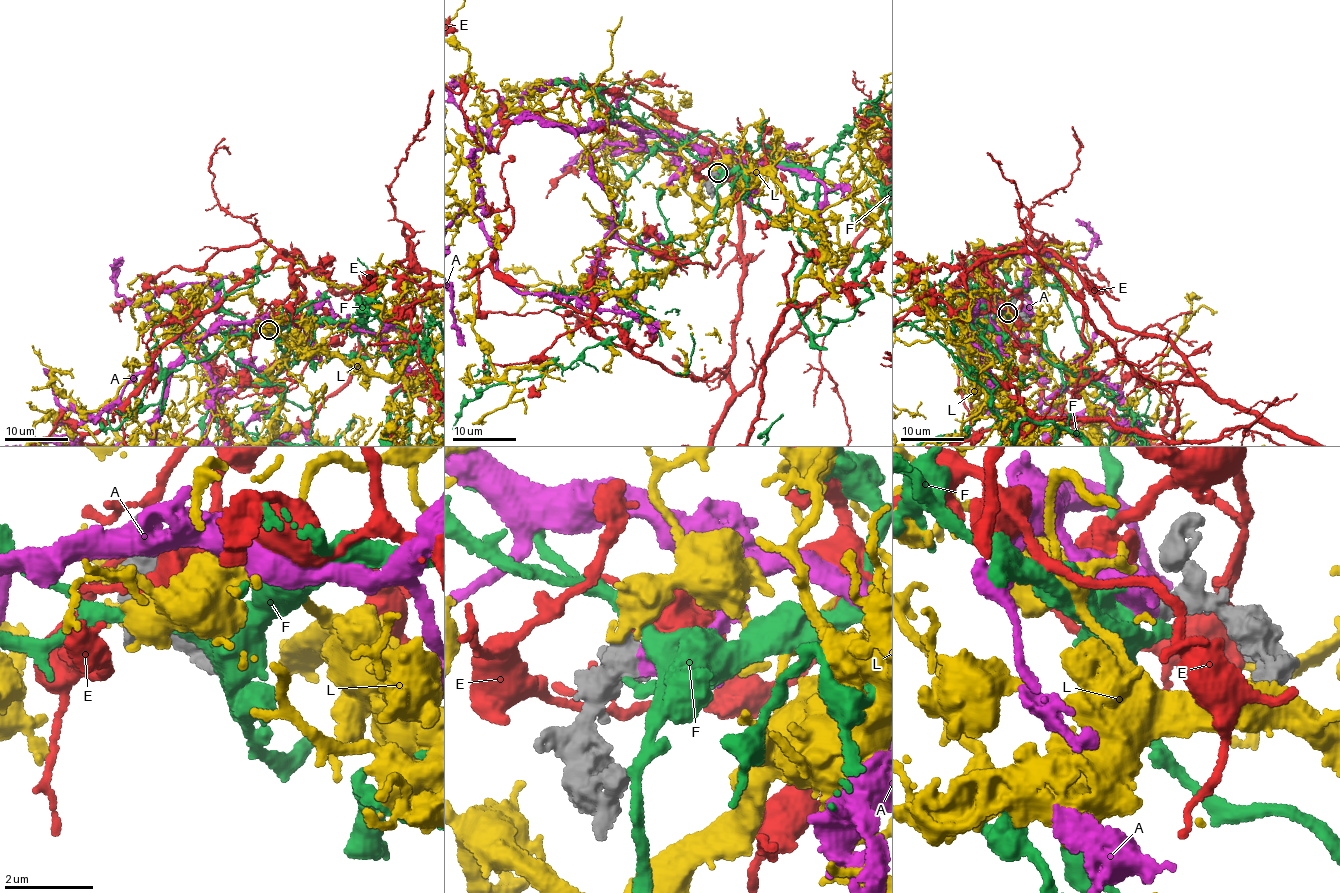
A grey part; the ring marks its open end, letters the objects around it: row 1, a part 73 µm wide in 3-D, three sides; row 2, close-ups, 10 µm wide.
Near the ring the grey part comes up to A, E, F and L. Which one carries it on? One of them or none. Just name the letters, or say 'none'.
A

